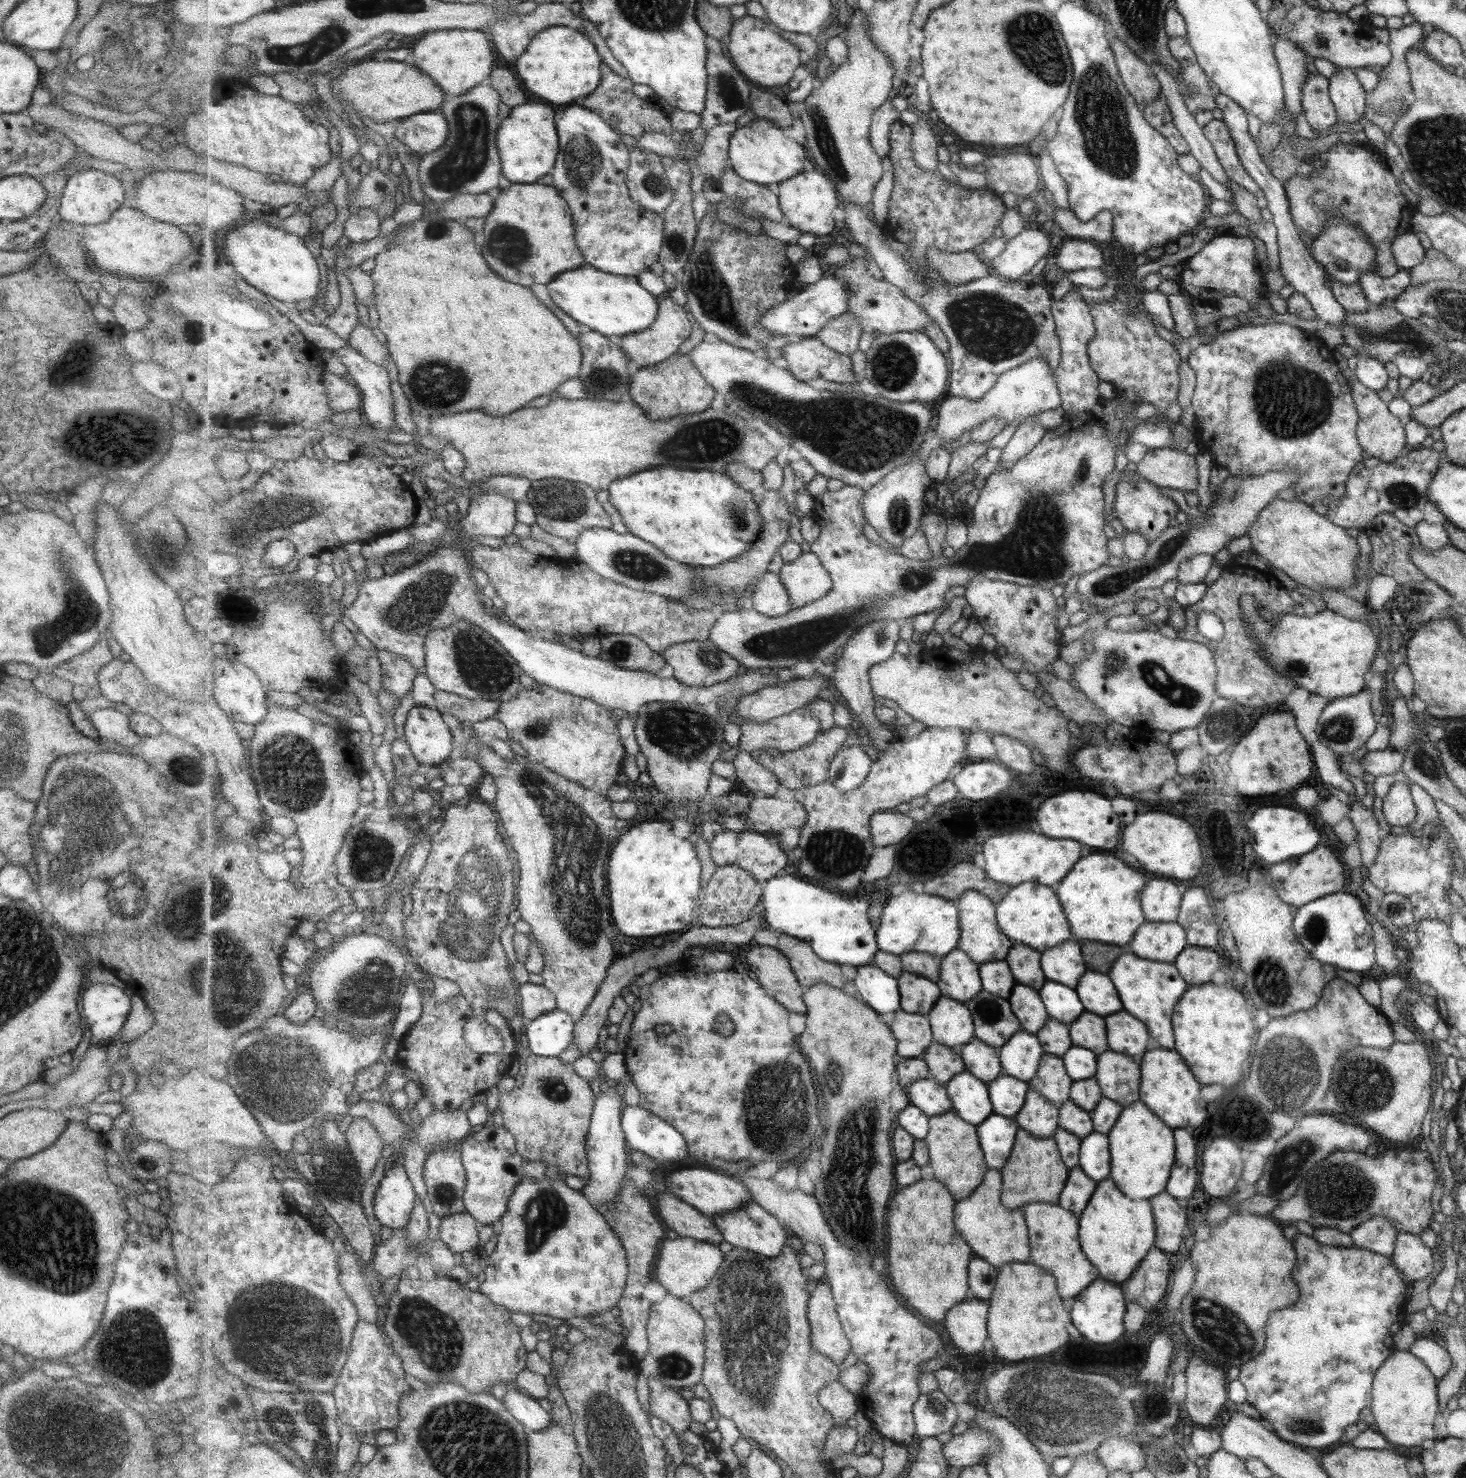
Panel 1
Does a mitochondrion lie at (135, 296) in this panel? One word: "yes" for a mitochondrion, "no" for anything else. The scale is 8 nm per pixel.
no

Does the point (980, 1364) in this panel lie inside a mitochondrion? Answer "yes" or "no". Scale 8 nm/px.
no

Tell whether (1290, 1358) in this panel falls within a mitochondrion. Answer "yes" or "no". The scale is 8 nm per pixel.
no

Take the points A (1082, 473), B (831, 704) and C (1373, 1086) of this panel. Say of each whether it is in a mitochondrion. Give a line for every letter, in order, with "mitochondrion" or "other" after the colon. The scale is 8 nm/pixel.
A: mitochondrion
B: other
C: mitochondrion

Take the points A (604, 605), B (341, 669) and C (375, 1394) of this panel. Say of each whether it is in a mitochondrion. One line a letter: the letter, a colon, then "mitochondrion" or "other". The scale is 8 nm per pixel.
A: other
B: other
C: other

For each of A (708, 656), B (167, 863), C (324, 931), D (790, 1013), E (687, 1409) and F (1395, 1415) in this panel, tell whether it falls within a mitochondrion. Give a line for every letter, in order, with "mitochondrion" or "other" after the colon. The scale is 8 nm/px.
A: mitochondrion
B: other
C: other
D: other
E: other
F: other

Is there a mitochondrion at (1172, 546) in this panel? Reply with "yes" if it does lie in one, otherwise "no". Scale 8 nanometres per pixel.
yes

